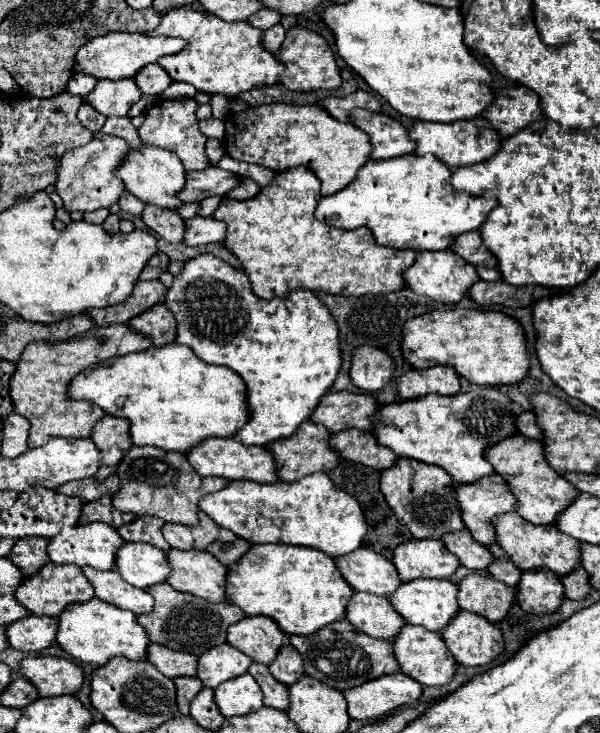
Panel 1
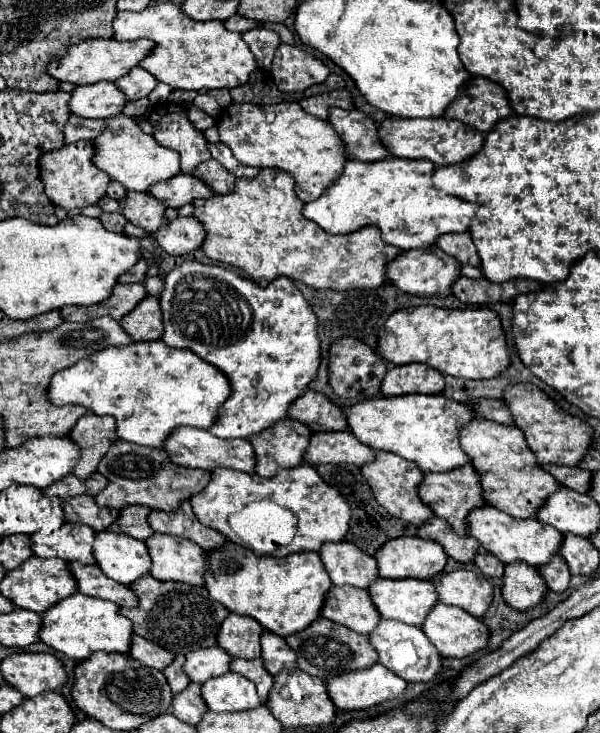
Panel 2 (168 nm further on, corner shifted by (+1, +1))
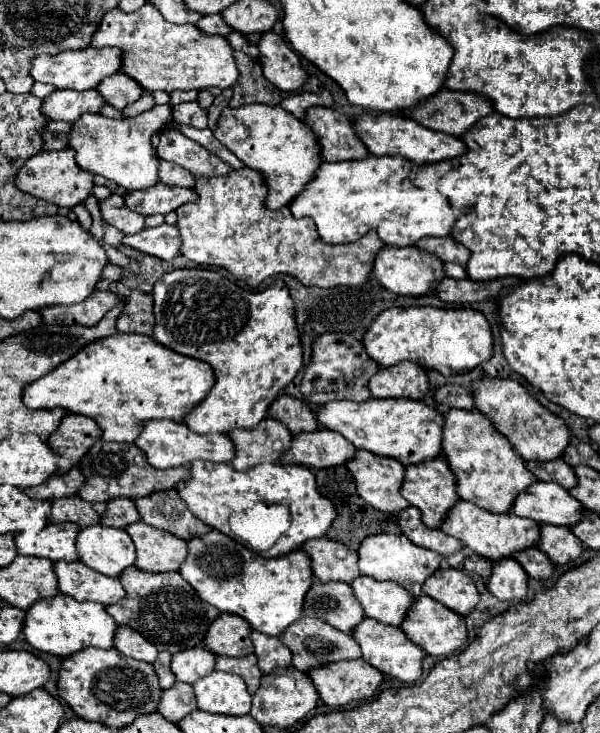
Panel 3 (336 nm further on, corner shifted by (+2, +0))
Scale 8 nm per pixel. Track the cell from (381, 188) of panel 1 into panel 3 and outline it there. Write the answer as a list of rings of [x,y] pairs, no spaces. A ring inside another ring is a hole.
[[[368,155],[366,159],[356,159],[356,161],[338,161],[338,163],[320,163],[314,179],[308,181],[308,185],[294,197],[288,205],[294,217],[310,217],[316,223],[318,235],[324,243],[338,245],[338,243],[352,243],[358,241],[362,235],[366,235],[370,229],[378,231],[378,237],[386,245],[396,245],[396,247],[406,247],[414,245],[422,237],[448,237],[454,223],[456,223],[456,213],[450,207],[448,199],[442,195],[426,193],[418,187],[412,185],[412,171],[414,163],[402,157],[374,157]]]

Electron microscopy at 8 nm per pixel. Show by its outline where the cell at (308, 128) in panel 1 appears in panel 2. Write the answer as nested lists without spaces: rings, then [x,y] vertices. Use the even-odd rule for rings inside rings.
[[[281,102],[273,106],[257,106],[257,104],[229,104],[217,122],[219,138],[225,146],[231,148],[235,158],[247,166],[257,168],[279,168],[285,172],[291,172],[295,176],[295,192],[303,202],[317,200],[343,172],[347,158],[347,150],[343,150],[343,142],[339,142],[339,136],[335,130],[331,130],[331,122],[311,118],[299,102]]]

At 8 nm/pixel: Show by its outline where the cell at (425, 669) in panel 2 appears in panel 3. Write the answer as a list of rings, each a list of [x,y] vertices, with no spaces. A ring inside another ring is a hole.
[[[364,617],[352,631],[352,637],[354,641],[360,645],[362,649],[362,659],[366,663],[370,663],[372,667],[376,667],[380,673],[392,677],[392,679],[398,679],[402,683],[414,683],[420,679],[422,675],[422,659],[424,659],[424,653],[420,647],[416,647],[404,633],[400,627],[392,627],[392,625],[386,625],[386,623],[380,623],[380,621],[374,621],[374,619],[368,619]]]

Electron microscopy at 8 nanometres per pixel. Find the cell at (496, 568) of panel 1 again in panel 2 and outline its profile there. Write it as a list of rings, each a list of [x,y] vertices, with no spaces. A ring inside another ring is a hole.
[[[485,552],[485,554],[477,554],[473,562],[477,564],[477,568],[481,570],[483,576],[487,576],[487,578],[497,578],[497,580],[503,578],[505,564],[503,564],[499,558],[495,558],[493,554],[489,554],[489,552]]]

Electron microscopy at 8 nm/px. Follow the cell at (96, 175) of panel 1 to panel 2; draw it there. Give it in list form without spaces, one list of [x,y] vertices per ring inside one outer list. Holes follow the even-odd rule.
[[[79,140],[75,144],[65,144],[63,148],[41,156],[41,160],[39,160],[41,180],[45,184],[45,194],[51,198],[51,202],[55,202],[57,206],[61,206],[63,210],[69,212],[75,208],[83,210],[87,206],[93,206],[105,196],[105,190],[107,190],[111,178],[93,164],[93,154],[95,154],[93,142]]]

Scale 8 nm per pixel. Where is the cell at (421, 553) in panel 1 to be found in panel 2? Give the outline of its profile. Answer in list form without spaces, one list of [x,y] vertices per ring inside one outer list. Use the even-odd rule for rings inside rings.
[[[423,538],[389,540],[377,554],[379,576],[383,578],[421,578],[431,580],[441,574],[447,564],[447,554],[439,542]]]

